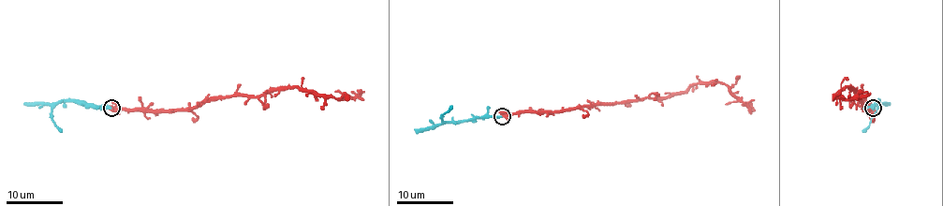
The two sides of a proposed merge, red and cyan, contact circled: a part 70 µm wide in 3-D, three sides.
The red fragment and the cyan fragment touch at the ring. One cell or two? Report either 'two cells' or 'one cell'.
one cell

